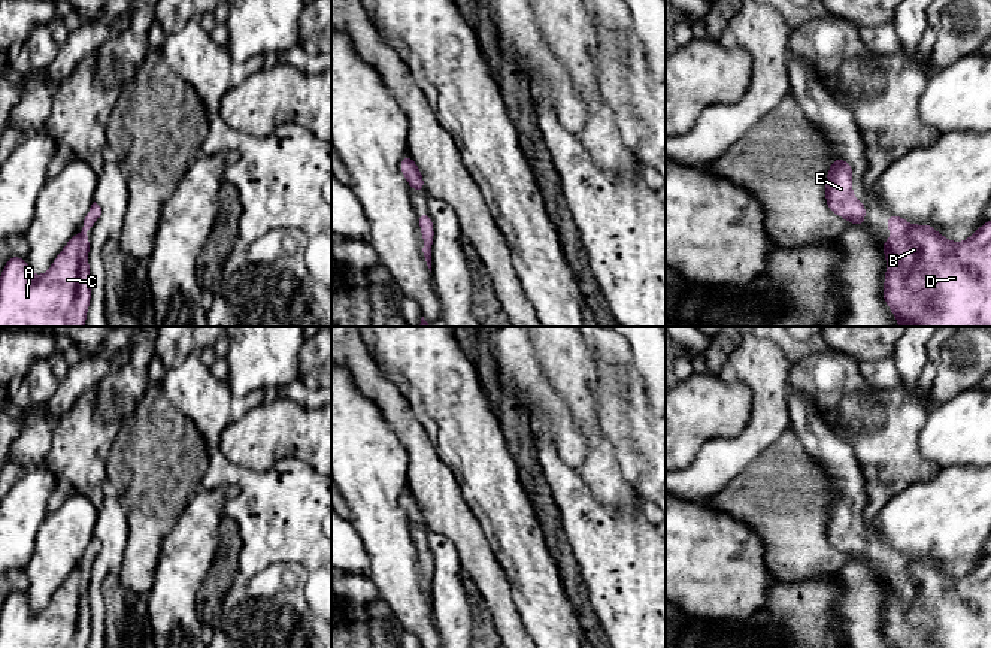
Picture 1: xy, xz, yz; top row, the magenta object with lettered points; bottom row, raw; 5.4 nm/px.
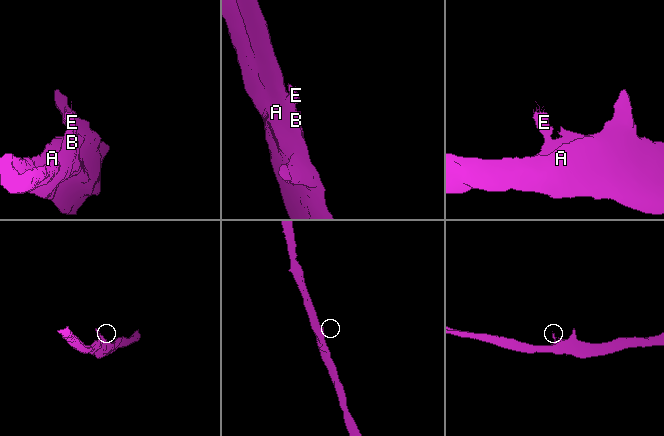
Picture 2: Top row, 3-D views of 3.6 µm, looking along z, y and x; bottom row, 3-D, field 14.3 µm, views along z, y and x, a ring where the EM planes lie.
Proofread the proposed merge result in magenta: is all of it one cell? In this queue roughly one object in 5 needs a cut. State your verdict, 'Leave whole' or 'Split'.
Leave whole

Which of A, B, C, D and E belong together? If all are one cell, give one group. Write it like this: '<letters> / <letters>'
A B C D E

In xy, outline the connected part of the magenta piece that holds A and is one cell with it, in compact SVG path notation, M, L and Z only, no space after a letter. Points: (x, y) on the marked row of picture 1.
M94 202L81 224L84 236L75 233L55 257L49 270L34 276L25 258L10 255L0 275L0 327L85 327L91 300L91 276L88 264L90 228L101 215Z

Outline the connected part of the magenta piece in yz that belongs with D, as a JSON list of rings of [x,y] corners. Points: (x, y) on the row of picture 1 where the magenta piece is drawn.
[[[895,214],[884,222],[892,234],[881,243],[887,257],[882,297],[900,327],[991,327],[991,221],[961,243],[943,237],[930,224],[912,225]]]

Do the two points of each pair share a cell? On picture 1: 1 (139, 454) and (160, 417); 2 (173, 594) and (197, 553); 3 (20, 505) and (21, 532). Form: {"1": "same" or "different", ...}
{"1": "same", "2": "same", "3": "same"}

